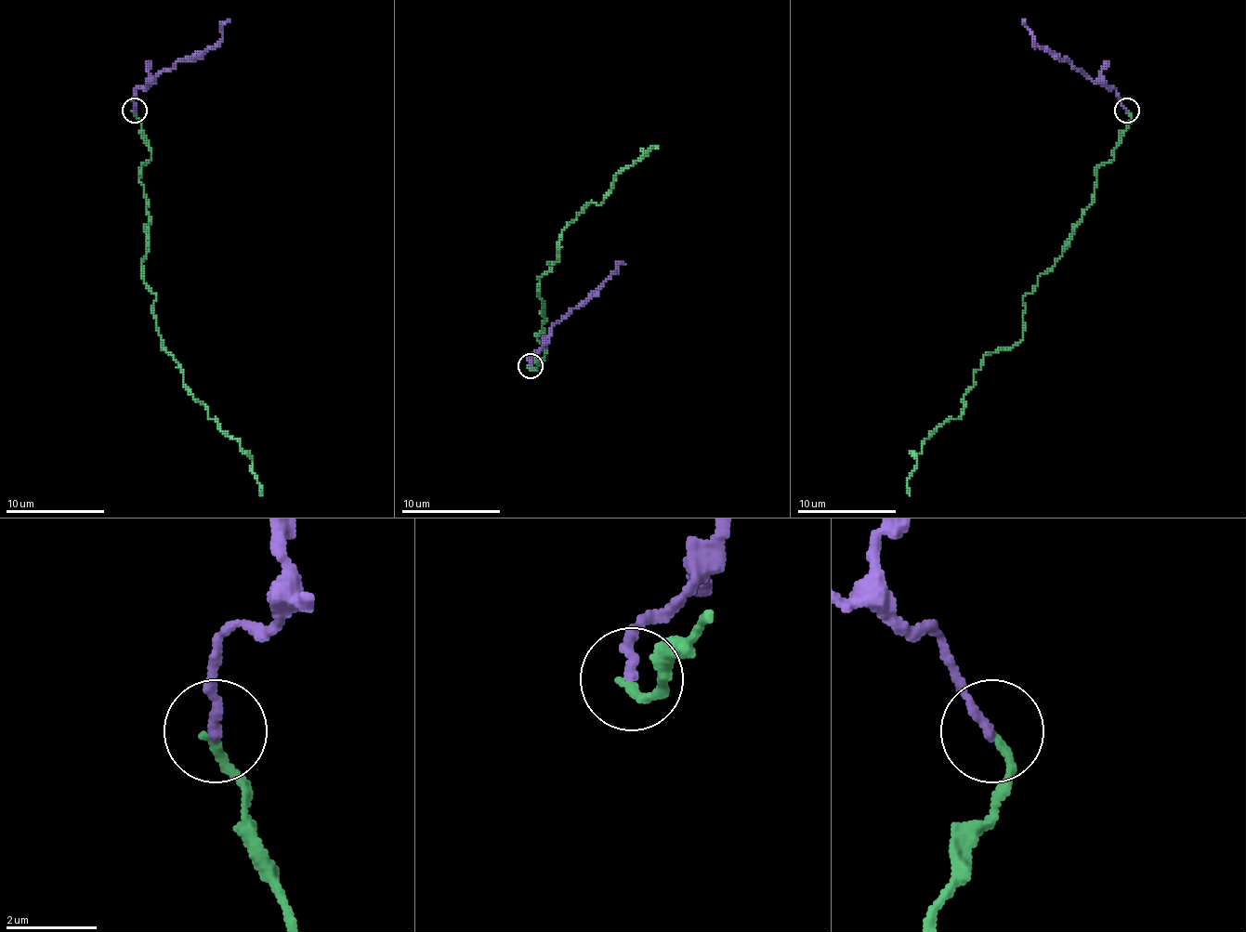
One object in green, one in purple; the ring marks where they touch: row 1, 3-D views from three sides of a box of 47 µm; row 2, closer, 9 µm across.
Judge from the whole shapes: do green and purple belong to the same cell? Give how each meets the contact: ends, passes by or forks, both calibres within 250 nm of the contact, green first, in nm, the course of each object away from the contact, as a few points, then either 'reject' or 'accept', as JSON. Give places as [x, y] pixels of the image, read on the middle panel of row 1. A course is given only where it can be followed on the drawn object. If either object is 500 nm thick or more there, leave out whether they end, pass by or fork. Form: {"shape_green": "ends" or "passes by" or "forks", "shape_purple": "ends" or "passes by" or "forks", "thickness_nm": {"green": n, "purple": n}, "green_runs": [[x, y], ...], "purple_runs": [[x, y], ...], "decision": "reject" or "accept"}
{"shape_green": "ends", "shape_purple": "ends", "thickness_nm": {"green": 200, "purple": 240}, "green_runs": [[530, 368], [546, 353], [534, 335], [544, 313], [537, 283], [557, 261], [564, 227], [658, 148]], "purple_runs": [[530, 365], [530, 358], [549, 331], [618, 271], [618, 267], [625, 264]], "decision": "accept"}

